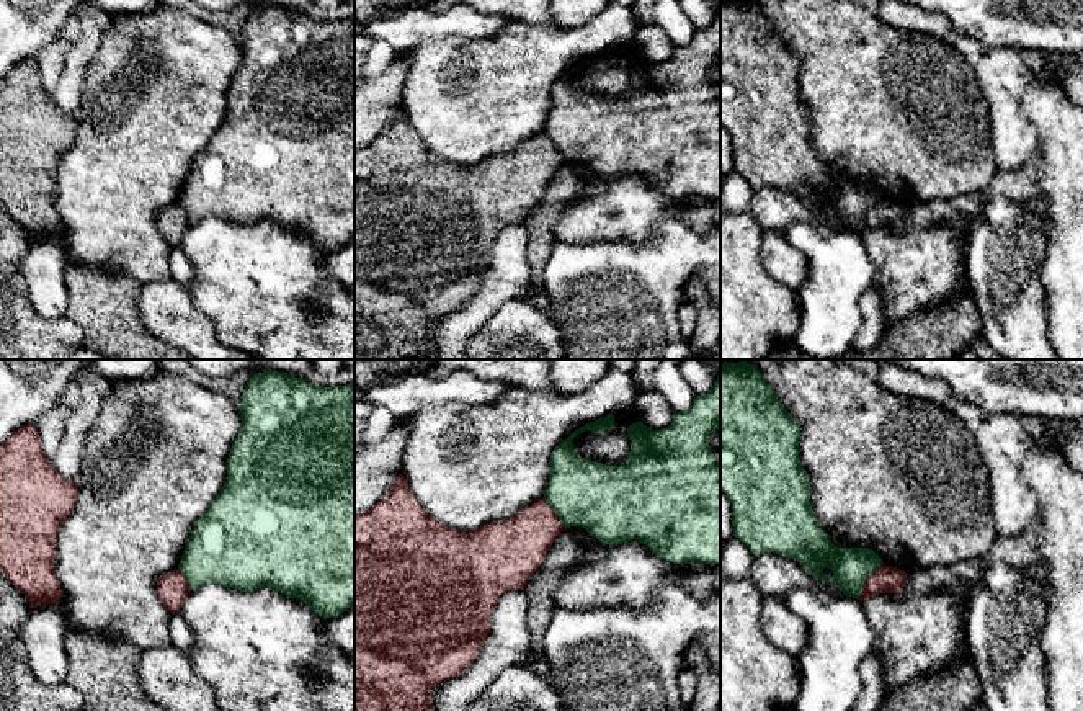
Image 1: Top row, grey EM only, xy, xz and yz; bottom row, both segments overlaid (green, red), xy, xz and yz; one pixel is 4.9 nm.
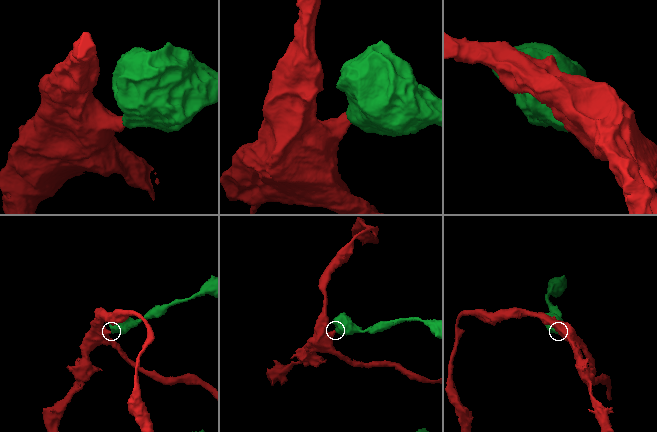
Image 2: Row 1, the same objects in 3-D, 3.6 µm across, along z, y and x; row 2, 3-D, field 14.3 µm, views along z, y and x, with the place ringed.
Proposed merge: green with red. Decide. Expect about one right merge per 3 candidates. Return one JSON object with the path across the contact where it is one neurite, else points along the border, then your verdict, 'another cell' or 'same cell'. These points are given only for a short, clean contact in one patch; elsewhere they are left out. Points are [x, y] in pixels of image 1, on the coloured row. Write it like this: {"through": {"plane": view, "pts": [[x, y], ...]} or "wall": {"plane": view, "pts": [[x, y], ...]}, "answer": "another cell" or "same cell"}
{"wall": {"plane": "yz", "pts": [[882, 563], [866, 579], [863, 590], [856, 597]]}, "answer": "another cell"}

